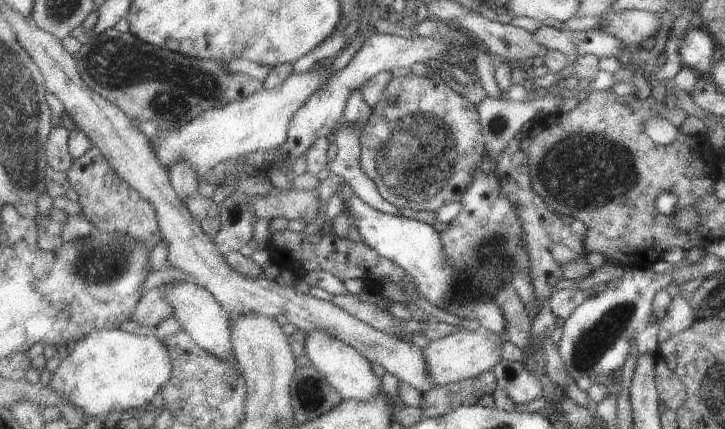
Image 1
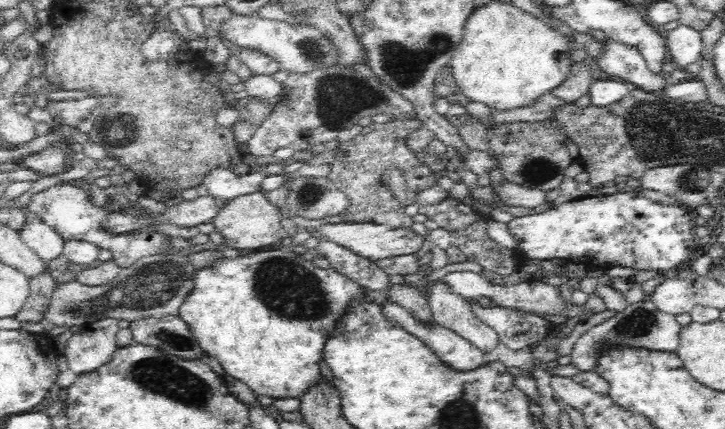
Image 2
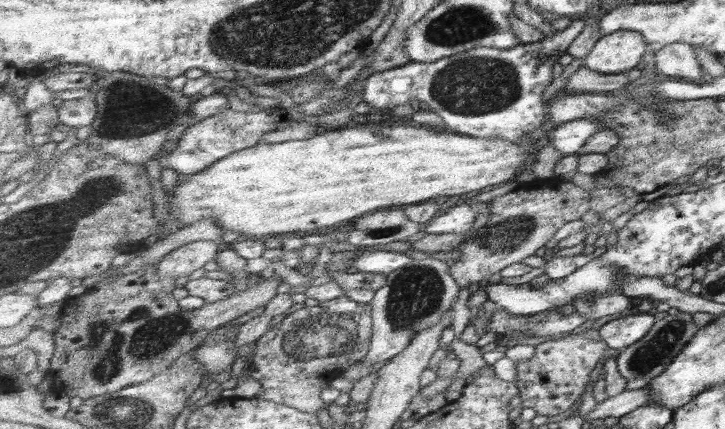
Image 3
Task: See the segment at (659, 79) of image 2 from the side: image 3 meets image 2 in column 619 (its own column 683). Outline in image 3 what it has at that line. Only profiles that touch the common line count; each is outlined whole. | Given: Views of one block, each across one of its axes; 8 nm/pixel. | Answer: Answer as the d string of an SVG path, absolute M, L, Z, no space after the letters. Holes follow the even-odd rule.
M683 41L671 43L655 52L654 62L662 75L675 79L685 78L697 82L703 76L703 68L696 48Z

